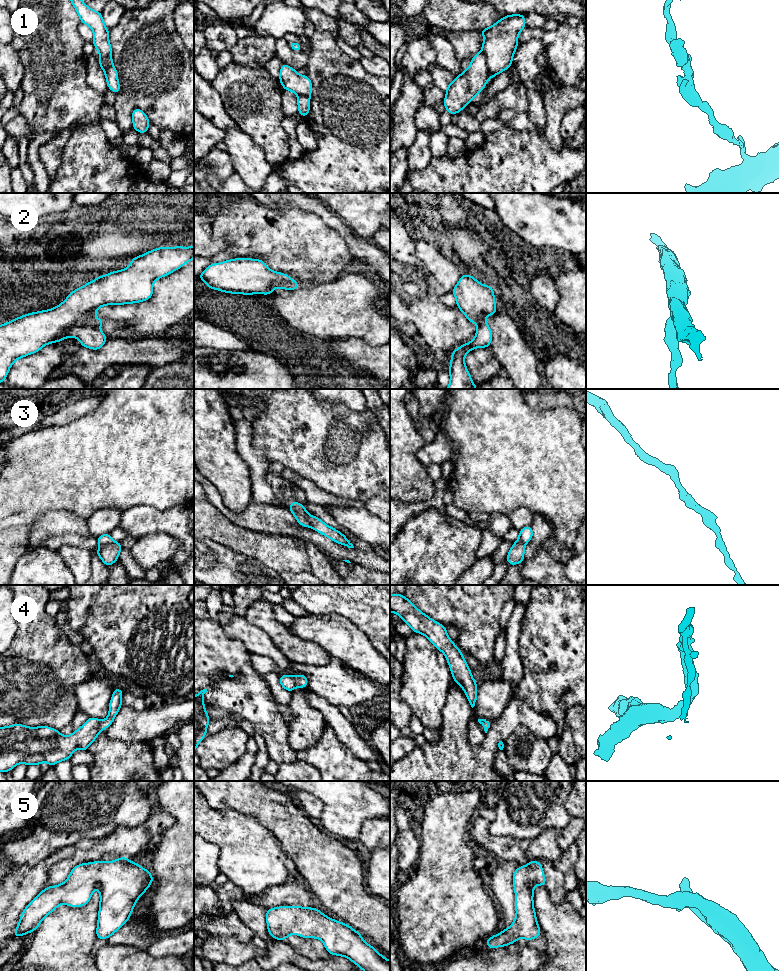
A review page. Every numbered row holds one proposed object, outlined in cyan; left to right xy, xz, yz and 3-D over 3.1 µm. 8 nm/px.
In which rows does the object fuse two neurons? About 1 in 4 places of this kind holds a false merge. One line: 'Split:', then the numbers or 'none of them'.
Split: 1, 3

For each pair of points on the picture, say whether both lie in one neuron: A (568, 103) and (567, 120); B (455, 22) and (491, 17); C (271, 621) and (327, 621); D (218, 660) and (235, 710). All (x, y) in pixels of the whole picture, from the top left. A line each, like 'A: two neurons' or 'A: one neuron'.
A: two neurons
B: one neuron
C: two neurons
D: one neuron

